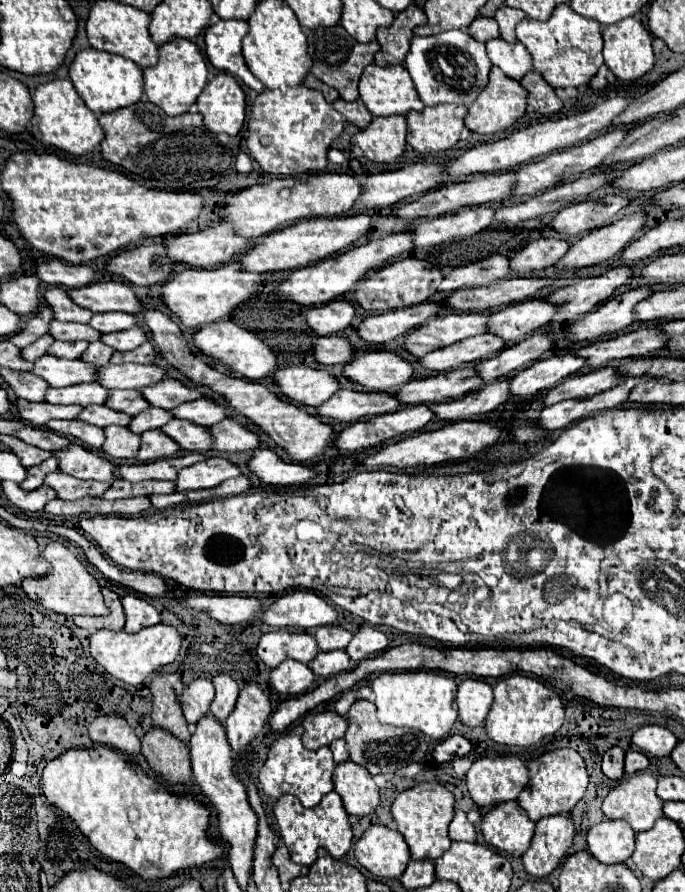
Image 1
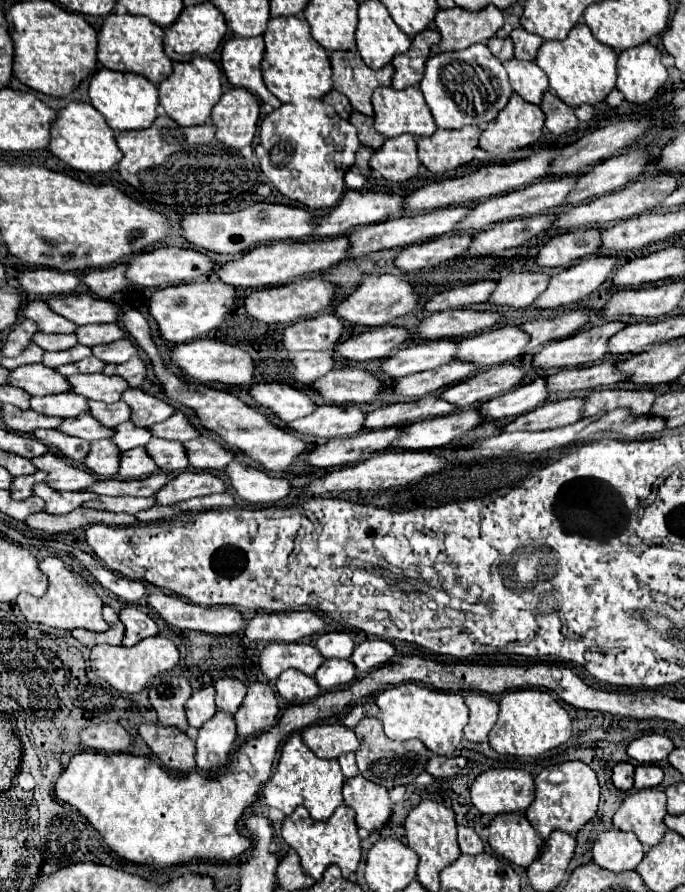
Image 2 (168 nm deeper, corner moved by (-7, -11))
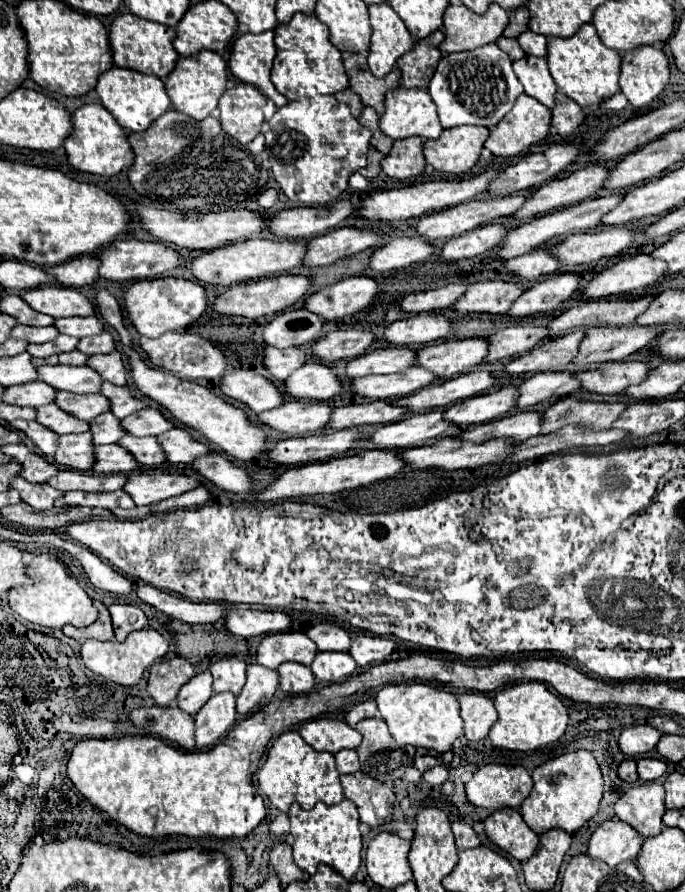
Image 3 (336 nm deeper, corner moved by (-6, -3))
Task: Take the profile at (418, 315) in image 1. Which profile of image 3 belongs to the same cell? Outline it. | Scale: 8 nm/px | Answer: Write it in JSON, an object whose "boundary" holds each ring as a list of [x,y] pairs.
{"boundary":[[[336,330],[320,336],[312,344],[314,356],[318,356],[324,362],[336,362],[336,360],[352,360],[356,356],[366,354],[374,344],[374,334],[364,330]]]}

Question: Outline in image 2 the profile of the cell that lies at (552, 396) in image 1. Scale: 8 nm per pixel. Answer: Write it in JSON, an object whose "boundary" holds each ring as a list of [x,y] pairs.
{"boundary":[[[567,398],[567,400],[557,400],[557,402],[545,402],[543,406],[515,418],[511,424],[505,426],[507,432],[515,430],[551,430],[559,426],[567,426],[577,422],[583,412],[583,398]]]}

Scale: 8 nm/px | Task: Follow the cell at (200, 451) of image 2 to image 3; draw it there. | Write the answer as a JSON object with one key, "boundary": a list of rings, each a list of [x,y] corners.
{"boundary":[[[174,428],[158,436],[158,444],[170,464],[188,464],[190,460],[208,454],[208,446],[192,440],[192,436],[182,428]]]}

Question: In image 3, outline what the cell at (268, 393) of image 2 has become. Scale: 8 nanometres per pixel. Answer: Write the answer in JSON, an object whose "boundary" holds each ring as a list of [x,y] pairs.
{"boundary":[[[246,370],[224,374],[220,380],[220,390],[224,396],[240,402],[242,406],[250,408],[256,414],[272,410],[282,404],[282,394],[270,380],[258,374],[250,374]]]}

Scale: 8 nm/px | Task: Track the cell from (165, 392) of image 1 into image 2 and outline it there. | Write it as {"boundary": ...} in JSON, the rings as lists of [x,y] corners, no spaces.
{"boundary":[[[129,388],[123,392],[123,400],[127,404],[131,404],[131,422],[135,422],[137,426],[151,426],[151,424],[157,424],[157,422],[163,422],[167,420],[169,416],[175,414],[175,406],[171,406],[169,402],[157,398],[157,396],[151,396],[151,394],[145,394],[141,392],[139,388]]]}

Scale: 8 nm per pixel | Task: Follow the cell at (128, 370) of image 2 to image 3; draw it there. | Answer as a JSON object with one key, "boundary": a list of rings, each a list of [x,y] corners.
{"boundary":[[[110,352],[104,356],[90,356],[86,366],[100,372],[102,380],[106,380],[106,382],[112,382],[118,386],[126,384],[126,366],[122,362],[120,352]]]}

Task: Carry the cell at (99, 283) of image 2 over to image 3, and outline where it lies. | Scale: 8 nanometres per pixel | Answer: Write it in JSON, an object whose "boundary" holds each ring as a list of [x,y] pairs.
{"boundary":[[[78,256],[64,264],[48,266],[46,272],[50,272],[50,276],[54,276],[54,280],[60,282],[62,286],[80,288],[94,284],[94,278],[98,276],[98,266],[100,262],[94,260],[94,256]]]}

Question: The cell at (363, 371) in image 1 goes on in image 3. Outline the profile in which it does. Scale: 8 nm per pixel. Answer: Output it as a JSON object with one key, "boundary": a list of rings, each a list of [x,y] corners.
{"boundary":[[[318,362],[304,364],[296,372],[292,372],[284,380],[284,388],[286,394],[298,400],[318,400],[318,402],[330,400],[342,392],[342,384],[334,376],[332,368]]]}

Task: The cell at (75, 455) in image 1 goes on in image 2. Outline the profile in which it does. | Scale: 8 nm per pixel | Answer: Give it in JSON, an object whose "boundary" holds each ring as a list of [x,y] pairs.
{"boundary":[[[43,454],[39,458],[33,458],[33,464],[39,468],[39,470],[45,470],[49,472],[47,476],[47,484],[59,492],[65,492],[65,490],[85,490],[89,488],[91,484],[97,482],[97,476],[83,470],[83,468],[77,468],[77,466],[71,466],[63,456],[57,456],[57,454]]]}

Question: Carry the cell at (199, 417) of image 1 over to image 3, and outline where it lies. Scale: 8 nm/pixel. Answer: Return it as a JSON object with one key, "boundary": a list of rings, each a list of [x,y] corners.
{"boundary":[[[142,408],[142,412],[134,412],[134,416],[126,416],[120,424],[132,436],[158,436],[174,428],[172,422],[168,422],[162,416],[162,412],[154,408]]]}

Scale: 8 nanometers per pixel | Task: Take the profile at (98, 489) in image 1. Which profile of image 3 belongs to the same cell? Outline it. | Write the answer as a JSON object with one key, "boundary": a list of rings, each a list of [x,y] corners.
{"boundary":[[[14,476],[14,480],[10,480],[10,488],[20,492],[22,502],[38,510],[50,510],[54,506],[54,500],[60,496],[60,492],[54,490],[52,486],[32,484],[32,482],[26,482],[22,476]]]}

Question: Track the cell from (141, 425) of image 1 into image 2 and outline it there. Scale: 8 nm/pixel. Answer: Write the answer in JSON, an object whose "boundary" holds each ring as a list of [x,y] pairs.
{"boundary":[[[125,422],[125,424],[117,426],[115,436],[113,436],[113,442],[121,450],[129,450],[129,448],[135,448],[135,446],[147,446],[149,440],[151,440],[151,430],[139,428],[133,422]]]}

